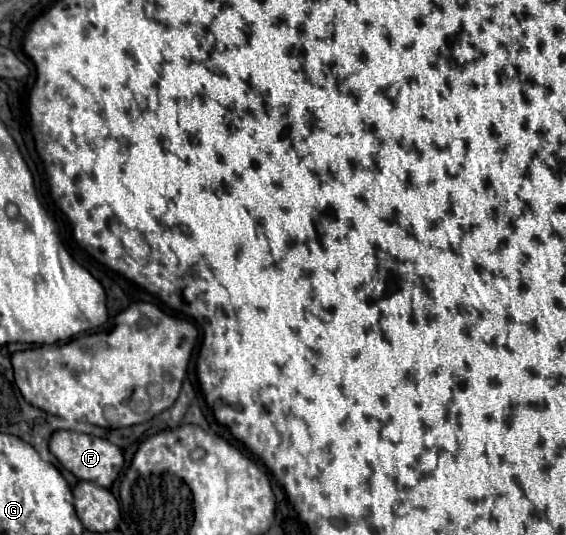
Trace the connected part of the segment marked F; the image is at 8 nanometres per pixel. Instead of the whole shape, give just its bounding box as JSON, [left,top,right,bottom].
[50,430,124,488]

